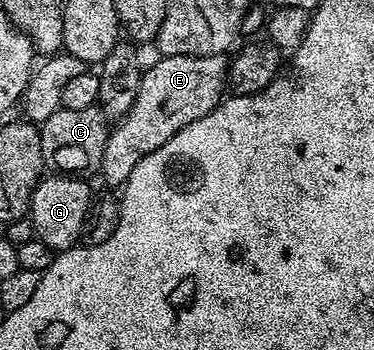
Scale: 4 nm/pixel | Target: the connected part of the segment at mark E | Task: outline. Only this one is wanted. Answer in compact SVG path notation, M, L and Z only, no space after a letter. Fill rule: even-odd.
M162 56L141 75L138 94L129 113L112 125L105 137L99 176L109 184L124 185L131 170L147 154L159 150L179 130L211 114L227 92L229 60L216 56Z

